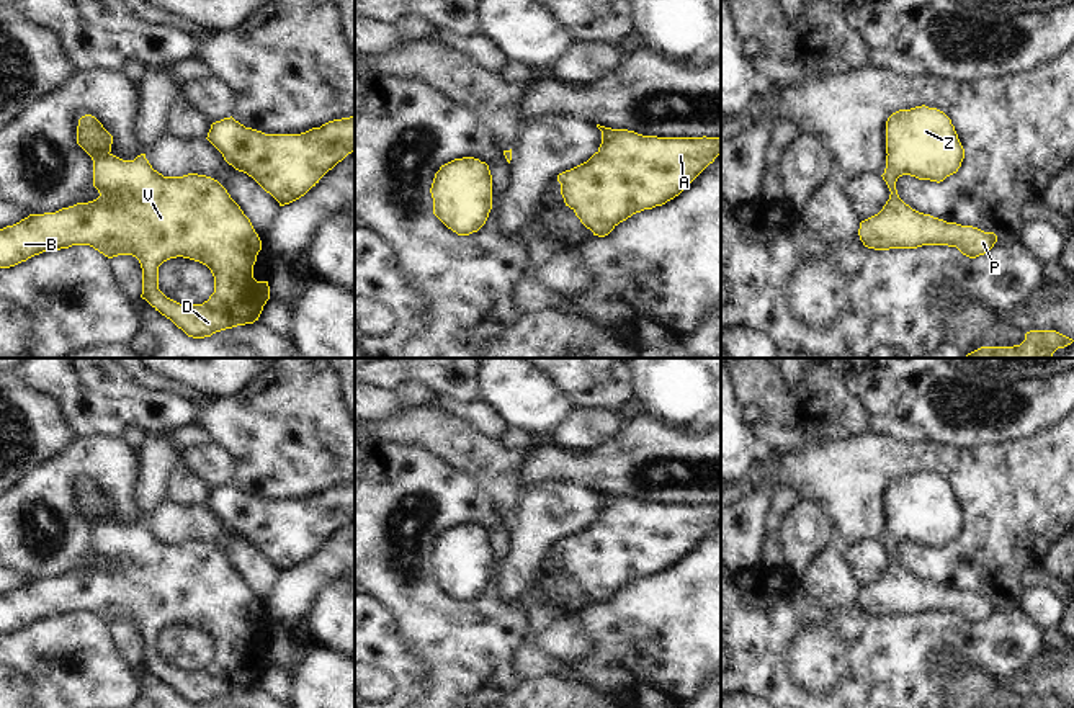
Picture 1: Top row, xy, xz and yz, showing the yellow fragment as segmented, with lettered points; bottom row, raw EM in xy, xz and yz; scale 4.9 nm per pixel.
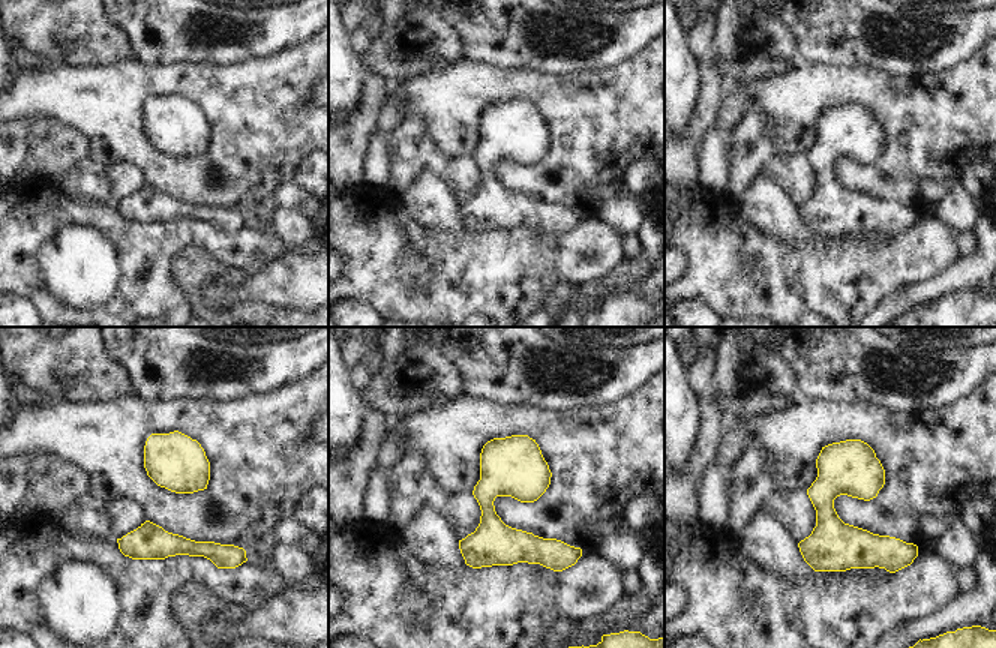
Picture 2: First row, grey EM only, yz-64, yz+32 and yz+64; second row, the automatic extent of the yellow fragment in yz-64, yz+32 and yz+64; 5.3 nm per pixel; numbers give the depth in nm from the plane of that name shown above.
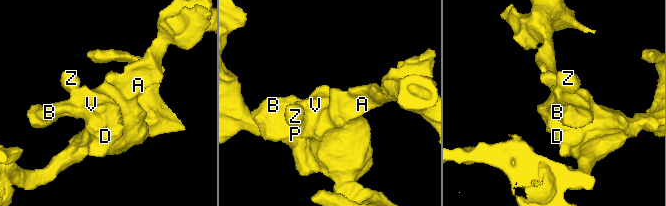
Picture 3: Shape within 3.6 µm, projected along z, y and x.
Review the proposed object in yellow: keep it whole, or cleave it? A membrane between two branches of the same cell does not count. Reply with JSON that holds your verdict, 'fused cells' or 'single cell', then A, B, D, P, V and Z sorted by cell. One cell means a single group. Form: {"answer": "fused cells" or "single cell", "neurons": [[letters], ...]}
{"answer": "single cell", "neurons": [["A", "B", "D", "P", "V", "Z"]]}

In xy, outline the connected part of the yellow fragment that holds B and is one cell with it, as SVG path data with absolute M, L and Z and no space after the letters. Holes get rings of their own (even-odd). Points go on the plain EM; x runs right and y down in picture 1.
M92 481L78 486L77 510L93 527L93 553L100 562L56 579L29 580L0 595L0 634L15 633L43 618L90 612L108 625L136 623L142 634L141 664L188 703L204 705L258 687L270 665L268 648L253 644L262 607L250 585L217 546L198 540L163 543L152 535L145 520L134 527L113 522L113 502ZM177 623L199 628L211 636L214 659L203 670L180 670L159 656L159 633Z

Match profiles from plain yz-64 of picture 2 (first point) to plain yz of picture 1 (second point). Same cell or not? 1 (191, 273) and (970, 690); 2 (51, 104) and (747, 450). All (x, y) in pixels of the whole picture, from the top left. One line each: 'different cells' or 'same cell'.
1: same cell
2: different cells

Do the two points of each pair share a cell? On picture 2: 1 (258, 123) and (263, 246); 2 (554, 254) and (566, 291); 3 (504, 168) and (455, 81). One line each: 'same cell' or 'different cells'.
1: different cells
2: different cells
3: same cell

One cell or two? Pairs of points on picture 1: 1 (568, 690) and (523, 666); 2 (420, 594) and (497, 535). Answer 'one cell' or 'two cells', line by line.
1: two cells
2: one cell

